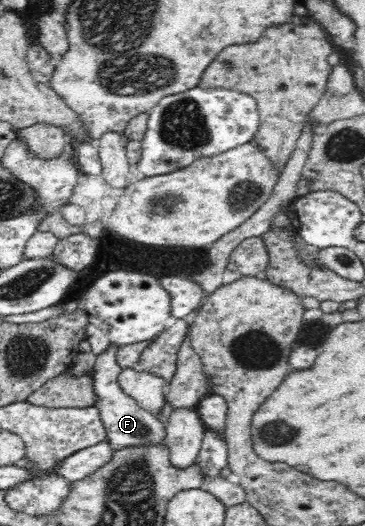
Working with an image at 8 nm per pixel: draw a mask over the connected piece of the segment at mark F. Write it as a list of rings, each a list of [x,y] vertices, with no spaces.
[[[111,343],[102,353],[98,354],[97,362],[92,370],[94,376],[94,389],[98,396],[94,404],[99,409],[101,420],[107,431],[108,443],[117,449],[127,447],[156,447],[165,445],[166,423],[161,422],[153,413],[141,408],[139,403],[123,392],[118,383],[122,366],[116,359],[116,345]]]

